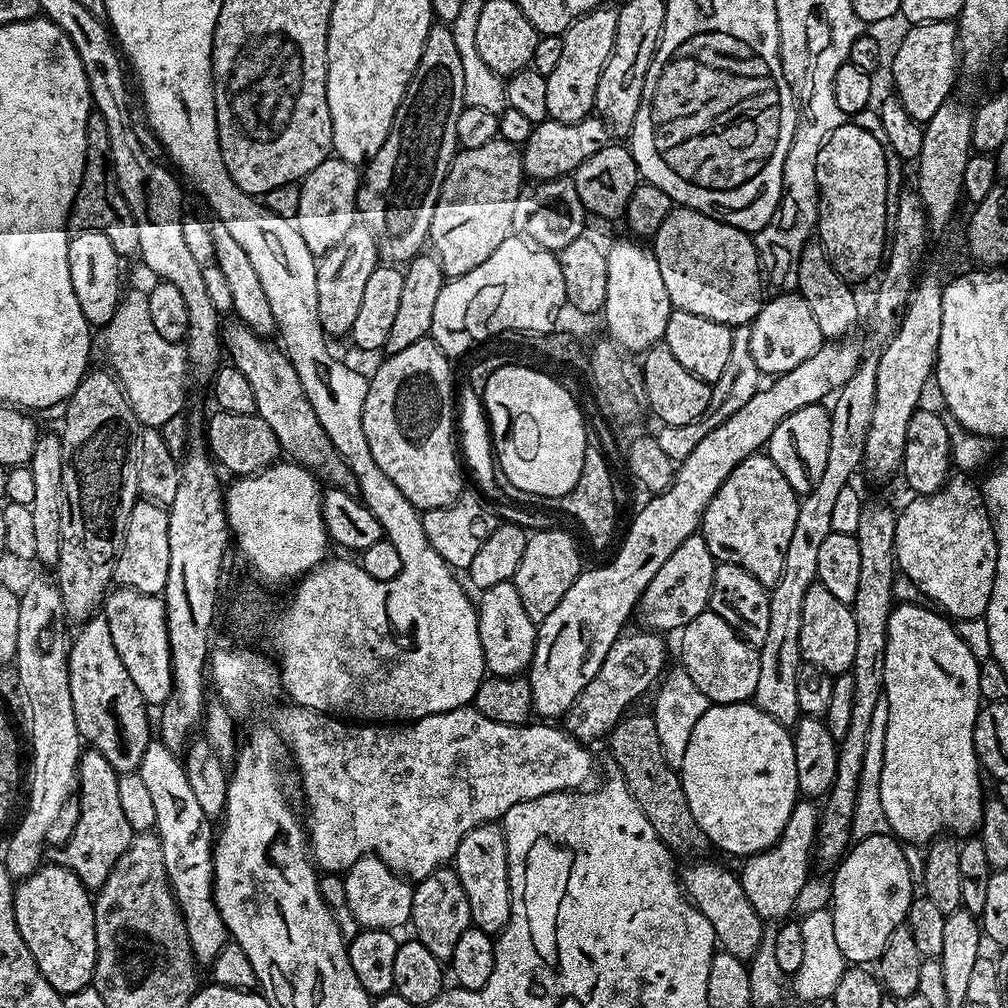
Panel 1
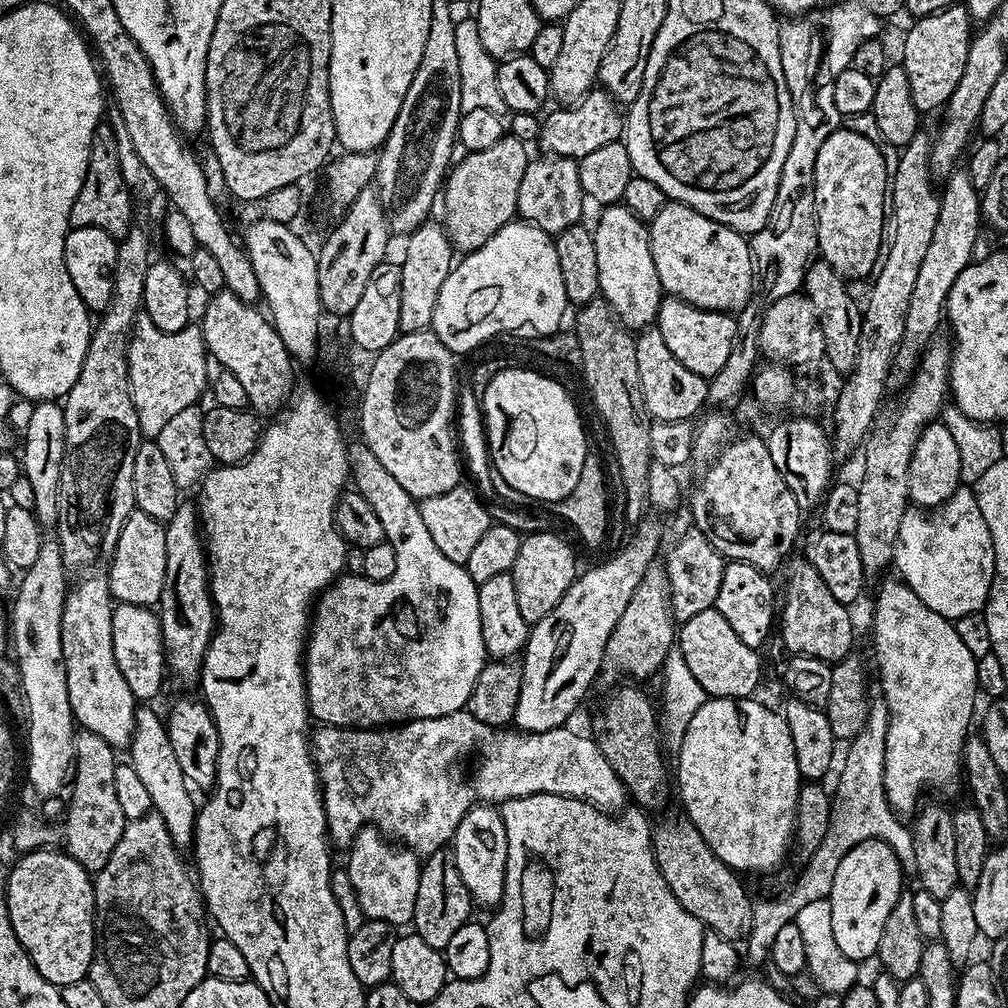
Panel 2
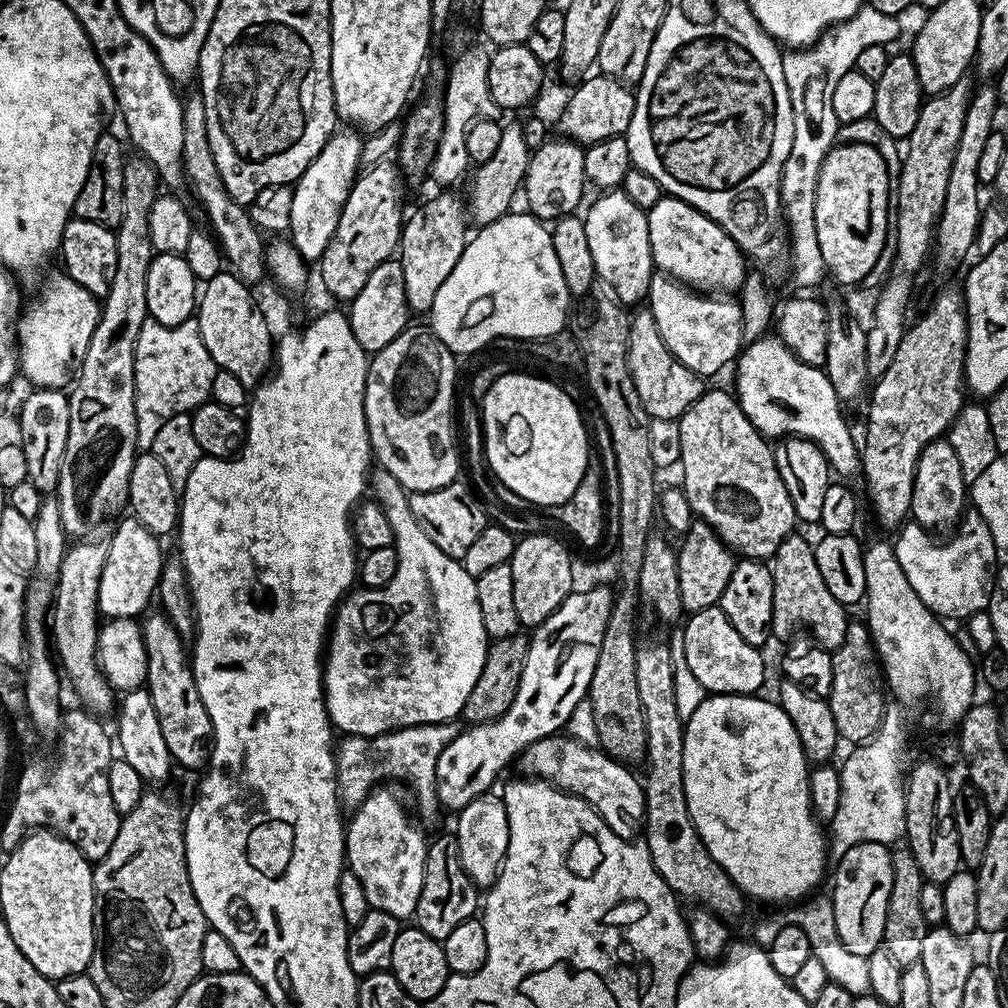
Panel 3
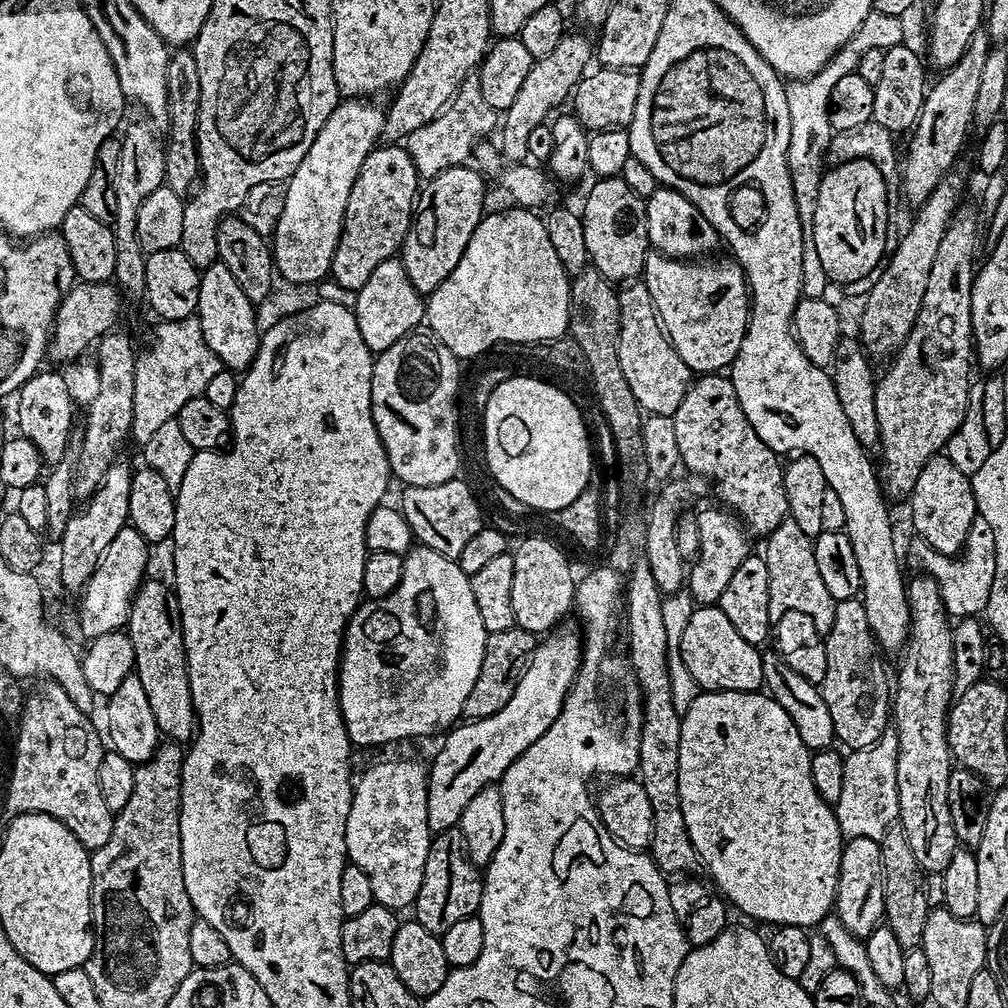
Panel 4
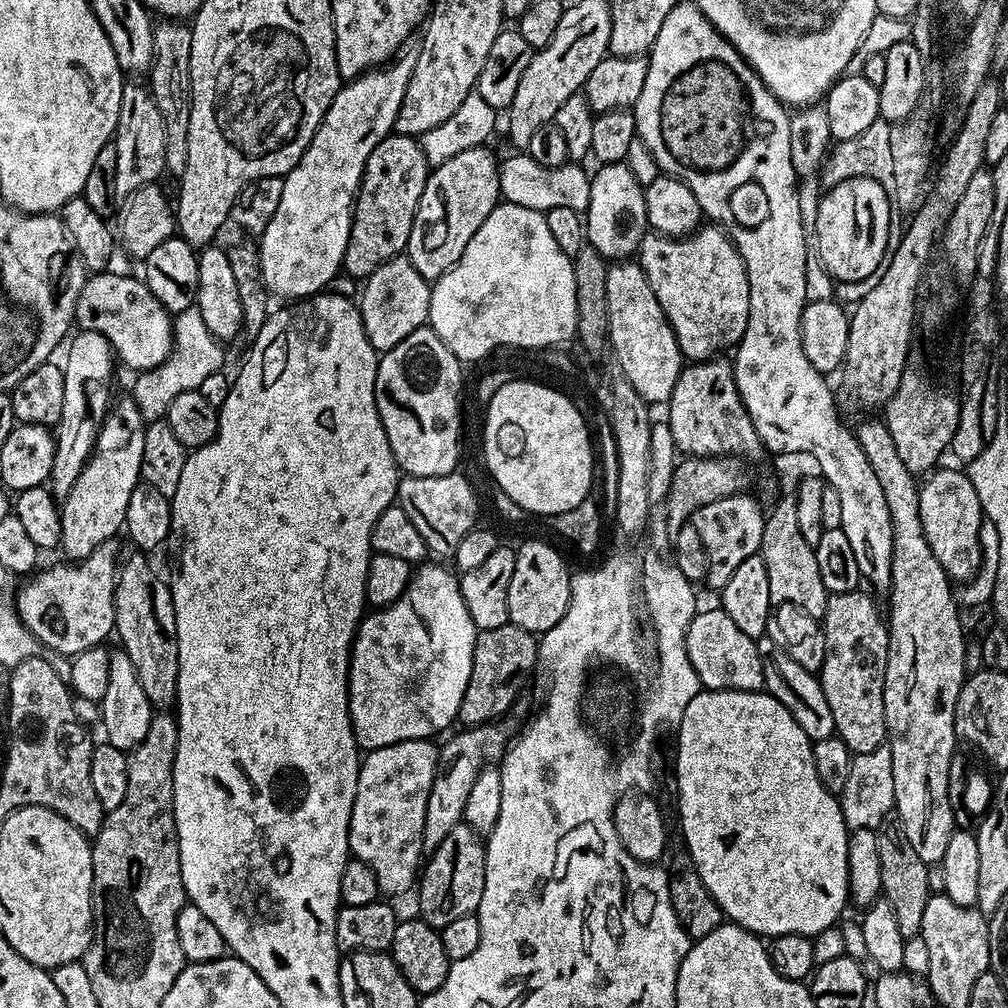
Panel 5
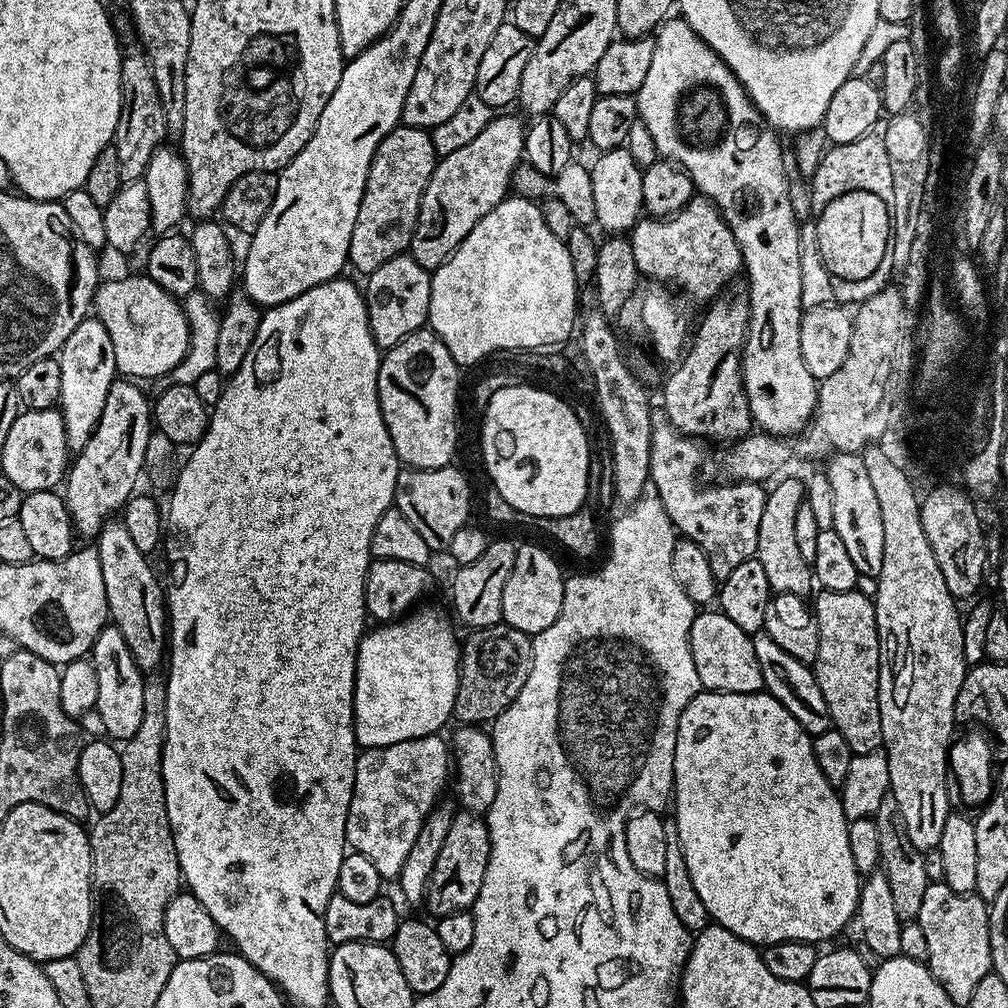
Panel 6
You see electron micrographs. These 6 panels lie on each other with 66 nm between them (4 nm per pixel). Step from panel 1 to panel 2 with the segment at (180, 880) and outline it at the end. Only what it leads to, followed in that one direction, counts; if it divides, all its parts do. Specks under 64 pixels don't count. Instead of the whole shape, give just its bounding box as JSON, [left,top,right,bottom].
[126,706,197,850]

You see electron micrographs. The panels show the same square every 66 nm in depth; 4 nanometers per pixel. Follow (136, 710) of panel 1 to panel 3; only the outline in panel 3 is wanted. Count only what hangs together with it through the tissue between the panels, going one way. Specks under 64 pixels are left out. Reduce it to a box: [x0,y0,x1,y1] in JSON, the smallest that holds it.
[50,542,114,714]

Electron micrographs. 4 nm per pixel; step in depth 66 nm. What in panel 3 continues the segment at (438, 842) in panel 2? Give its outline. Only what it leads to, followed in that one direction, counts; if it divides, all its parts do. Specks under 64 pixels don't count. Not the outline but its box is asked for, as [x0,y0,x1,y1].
[335,723,645,840]

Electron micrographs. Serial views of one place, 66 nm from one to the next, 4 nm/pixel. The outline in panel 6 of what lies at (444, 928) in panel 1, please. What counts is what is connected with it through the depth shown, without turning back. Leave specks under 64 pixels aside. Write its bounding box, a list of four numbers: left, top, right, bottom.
[426,811,491,917]

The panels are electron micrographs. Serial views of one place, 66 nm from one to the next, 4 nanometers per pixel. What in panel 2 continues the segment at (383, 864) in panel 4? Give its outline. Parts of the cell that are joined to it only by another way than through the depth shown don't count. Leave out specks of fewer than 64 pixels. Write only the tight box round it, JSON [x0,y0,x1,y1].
[346,826,421,926]

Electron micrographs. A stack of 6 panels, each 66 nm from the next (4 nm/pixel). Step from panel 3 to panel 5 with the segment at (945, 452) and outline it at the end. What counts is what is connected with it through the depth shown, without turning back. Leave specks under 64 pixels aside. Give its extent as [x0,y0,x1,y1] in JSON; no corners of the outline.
[918,466,986,582]

